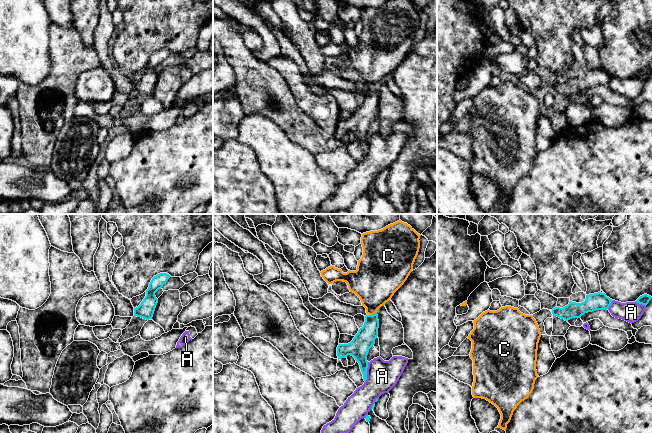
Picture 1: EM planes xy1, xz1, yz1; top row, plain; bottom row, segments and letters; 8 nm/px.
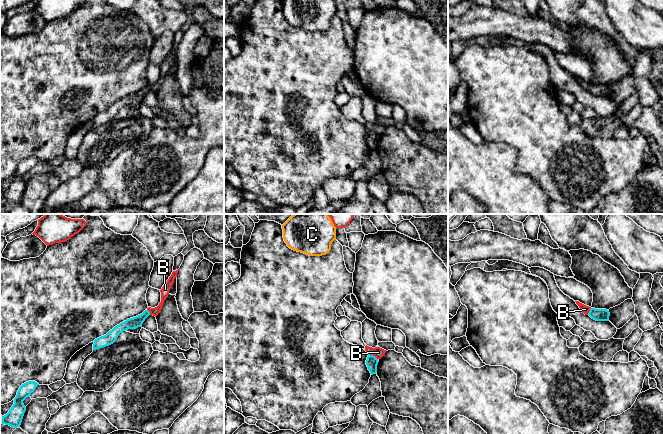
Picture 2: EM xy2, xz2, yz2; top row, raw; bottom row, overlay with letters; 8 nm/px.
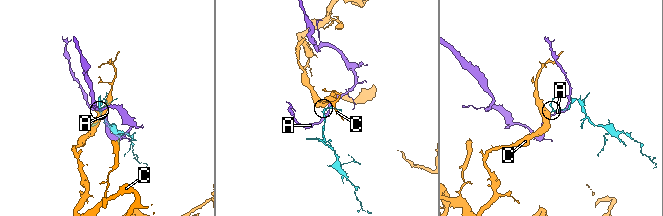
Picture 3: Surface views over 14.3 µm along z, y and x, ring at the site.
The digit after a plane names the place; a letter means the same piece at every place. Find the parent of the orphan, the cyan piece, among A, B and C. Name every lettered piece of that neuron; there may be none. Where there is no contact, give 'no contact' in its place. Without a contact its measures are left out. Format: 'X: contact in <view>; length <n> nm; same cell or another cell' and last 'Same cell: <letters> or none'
A: contact in xz1; length 160 nm; another cell
B: contact in xz2; length 90 nm; another cell
C: contact in xz1; length 70 nm; same cell
Same cell: C

